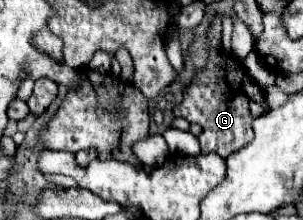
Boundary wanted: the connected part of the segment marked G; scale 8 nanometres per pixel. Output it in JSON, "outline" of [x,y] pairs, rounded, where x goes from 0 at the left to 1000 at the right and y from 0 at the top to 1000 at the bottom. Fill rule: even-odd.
{"outline":[[[726,86],[706,95],[693,132],[693,186],[700,186],[700,232],[693,232],[693,277],[686,305],[647,341],[634,368],[627,405],[607,432],[607,459],[594,477],[574,477],[574,523],[607,532],[627,559],[660,559],[667,568],[667,614],[653,623],[667,695],[719,695],[733,723],[752,705],[792,686],[825,650],[838,623],[832,605],[832,532],[851,532],[884,505],[884,468],[871,450],[865,395],[825,359],[812,332],[805,295],[779,259],[752,259],[726,205],[726,141],[733,105]],[[838,495],[838,514],[825,505]]]}

